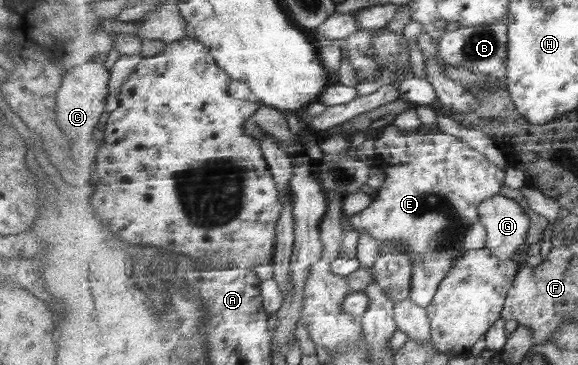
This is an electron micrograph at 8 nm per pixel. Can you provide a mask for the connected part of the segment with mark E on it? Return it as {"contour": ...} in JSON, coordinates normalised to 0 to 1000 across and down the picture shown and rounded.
{"contour":[[[680,340],[668,345],[656,375],[647,381],[647,447],[664,466],[670,490],[654,521],[656,542],[625,584],[606,592],[604,614],[614,633],[630,630],[640,647],[647,647],[659,677],[671,663],[696,668],[699,690],[709,696],[716,718],[708,816],[723,838],[740,844],[765,767],[775,756],[785,712],[799,690],[843,679],[843,630],[839,614],[834,614],[827,564],[865,534],[869,510],[874,510],[875,466],[855,452],[837,419],[824,414],[796,375],[772,364],[727,367],[730,356],[694,362]]]}

